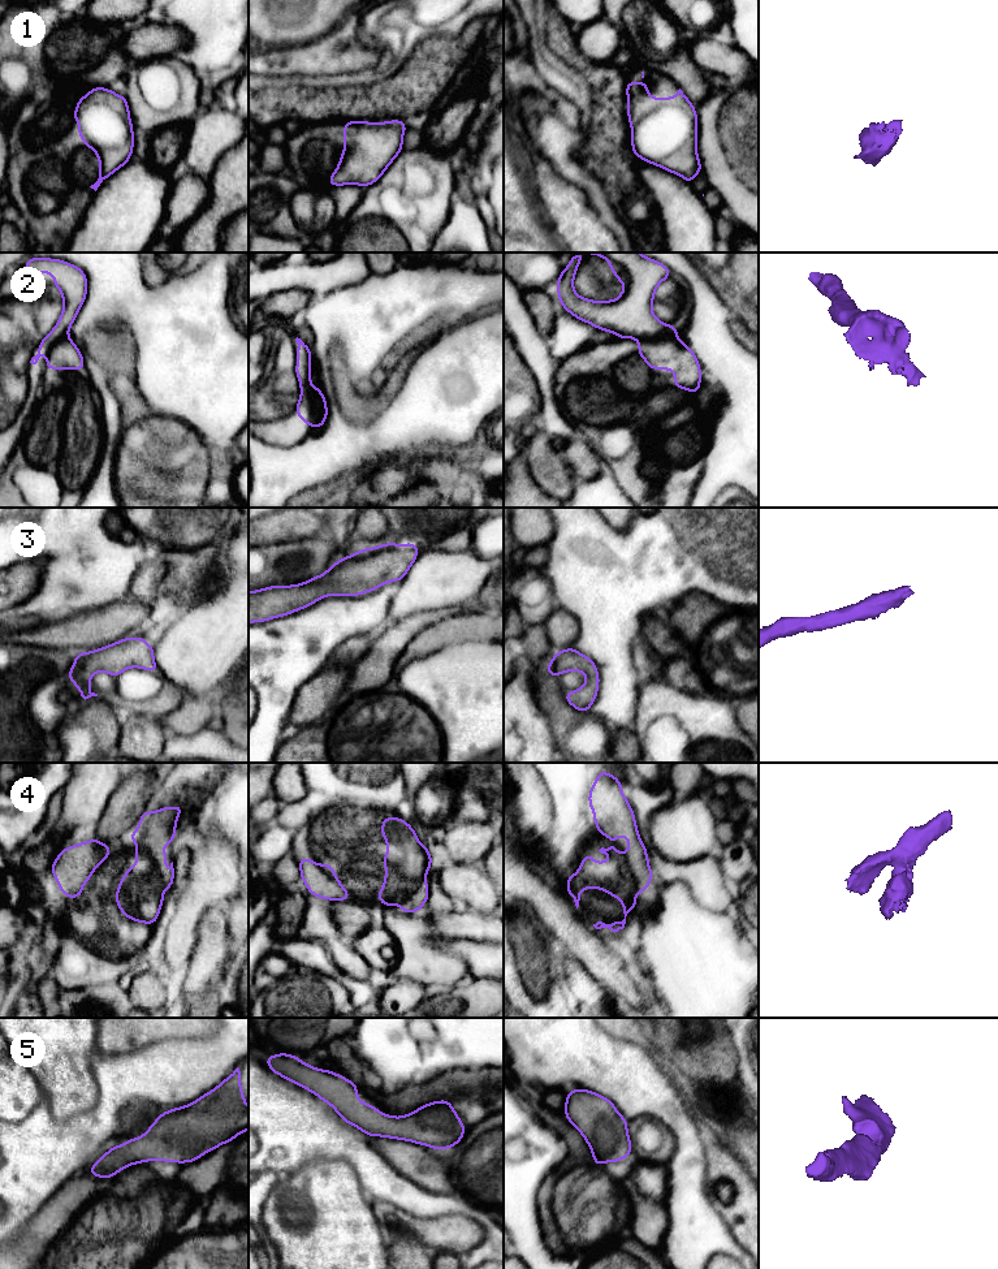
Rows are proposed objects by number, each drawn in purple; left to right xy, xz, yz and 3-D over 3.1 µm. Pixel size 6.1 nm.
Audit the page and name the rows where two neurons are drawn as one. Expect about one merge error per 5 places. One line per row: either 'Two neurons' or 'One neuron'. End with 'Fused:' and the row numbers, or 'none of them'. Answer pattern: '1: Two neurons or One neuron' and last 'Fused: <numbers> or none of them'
1: One neuron
2: Two neurons
3: One neuron
4: One neuron
5: One neuron
Fused: 2

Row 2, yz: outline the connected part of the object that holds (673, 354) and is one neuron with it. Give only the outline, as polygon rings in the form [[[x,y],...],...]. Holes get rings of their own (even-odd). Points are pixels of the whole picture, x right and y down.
[[[644,338],[639,341],[640,355],[649,370],[673,370],[674,388],[700,392],[701,368],[694,351],[677,338]]]

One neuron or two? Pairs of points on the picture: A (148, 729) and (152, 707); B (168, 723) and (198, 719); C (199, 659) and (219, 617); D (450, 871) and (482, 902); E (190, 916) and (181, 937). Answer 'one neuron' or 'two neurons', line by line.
A: two neurons
B: one neuron
C: one neuron
D: one neuron
E: one neuron

